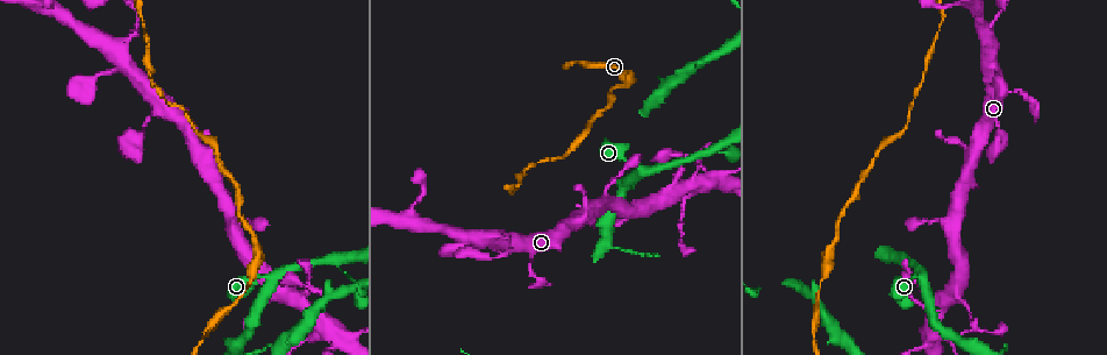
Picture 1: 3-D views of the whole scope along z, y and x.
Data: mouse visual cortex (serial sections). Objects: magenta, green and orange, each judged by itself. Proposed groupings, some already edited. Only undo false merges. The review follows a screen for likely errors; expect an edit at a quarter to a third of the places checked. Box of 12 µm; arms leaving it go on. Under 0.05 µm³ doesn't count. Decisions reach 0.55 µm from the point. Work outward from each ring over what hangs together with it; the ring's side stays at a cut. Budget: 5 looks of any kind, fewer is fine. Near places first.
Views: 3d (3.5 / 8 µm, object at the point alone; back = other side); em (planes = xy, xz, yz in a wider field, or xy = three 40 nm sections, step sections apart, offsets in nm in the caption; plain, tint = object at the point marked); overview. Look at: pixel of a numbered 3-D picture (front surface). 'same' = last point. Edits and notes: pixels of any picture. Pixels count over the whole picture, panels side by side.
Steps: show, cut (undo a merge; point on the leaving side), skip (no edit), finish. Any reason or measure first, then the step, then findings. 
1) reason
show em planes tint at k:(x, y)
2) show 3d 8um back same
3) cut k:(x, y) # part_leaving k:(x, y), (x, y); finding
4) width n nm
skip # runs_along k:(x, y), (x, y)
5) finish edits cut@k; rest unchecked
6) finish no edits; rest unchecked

show 3d 3.5um at 1:(691, 182)

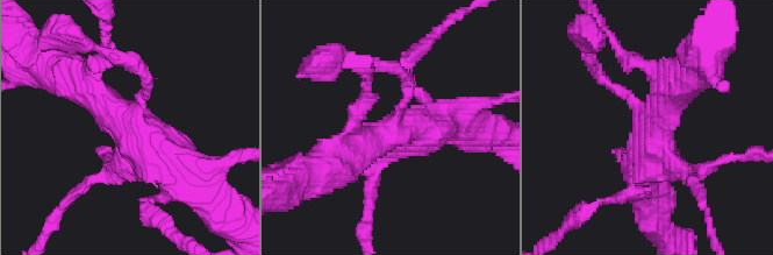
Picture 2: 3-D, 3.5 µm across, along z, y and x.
shape alone is not enough
show em xy step 3 tint at 2:(657, 137)

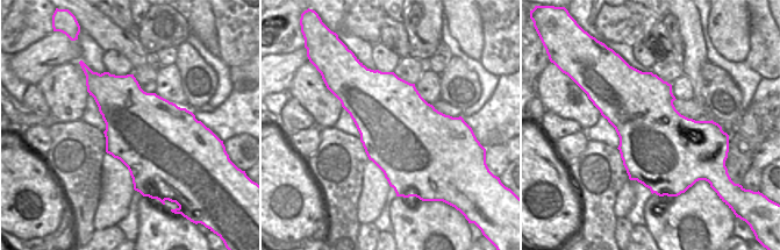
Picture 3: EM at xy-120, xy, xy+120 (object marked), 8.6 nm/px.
skip # runs_along 2:(81, 87), (199, 188); one cell here

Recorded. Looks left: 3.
a fork
show 3d 3.5um at 1:(641, 171)

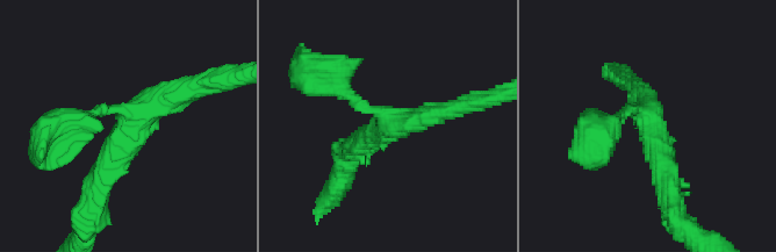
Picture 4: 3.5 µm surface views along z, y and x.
now the EM
show em xy step 1 tint at 4:(386, 119)

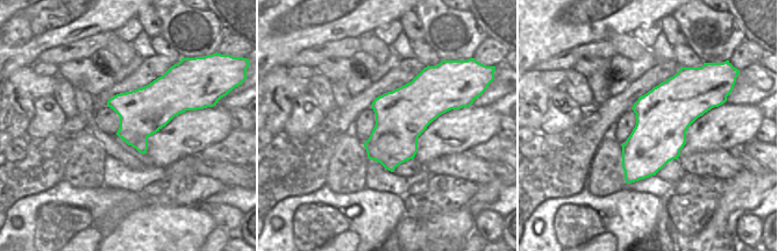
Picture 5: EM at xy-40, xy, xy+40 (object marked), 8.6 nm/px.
width 460 nm
skip # runs_along 4:(605, 129), (638, 108), (668, 179); continuous, no second cell

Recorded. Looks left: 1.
finish no edits; rest unchecked

